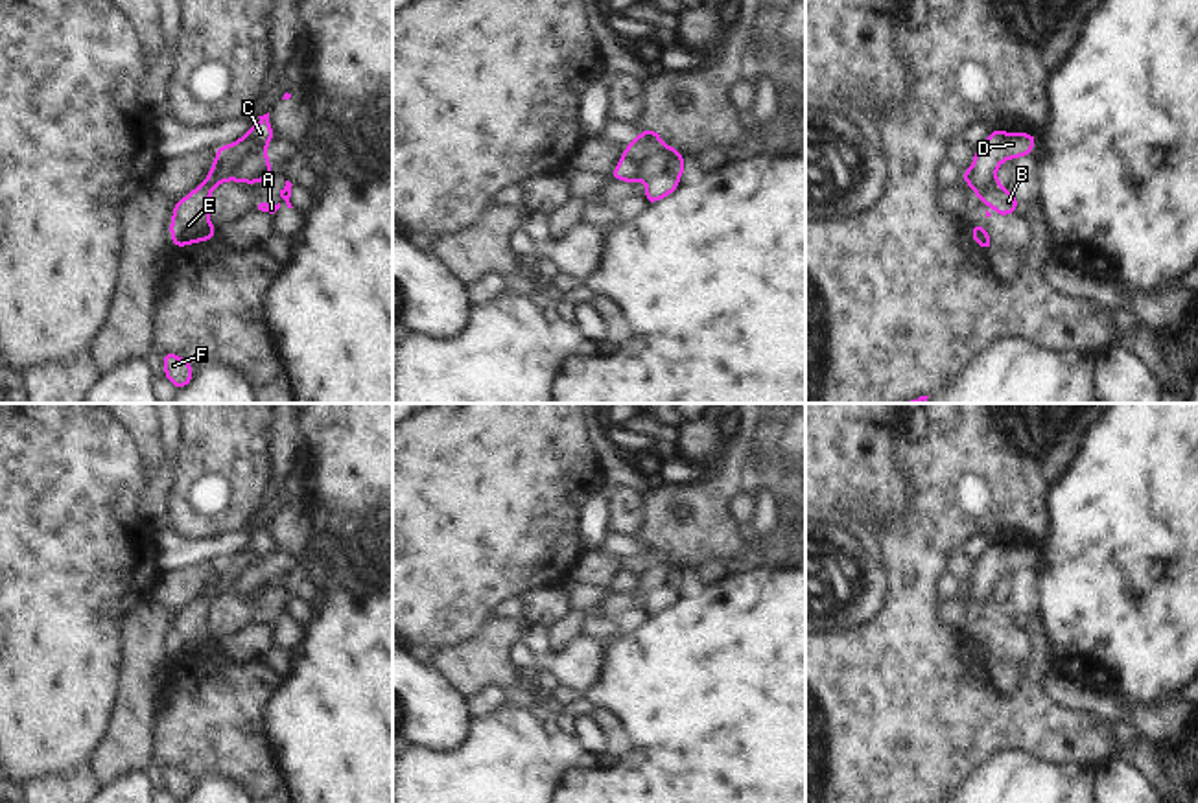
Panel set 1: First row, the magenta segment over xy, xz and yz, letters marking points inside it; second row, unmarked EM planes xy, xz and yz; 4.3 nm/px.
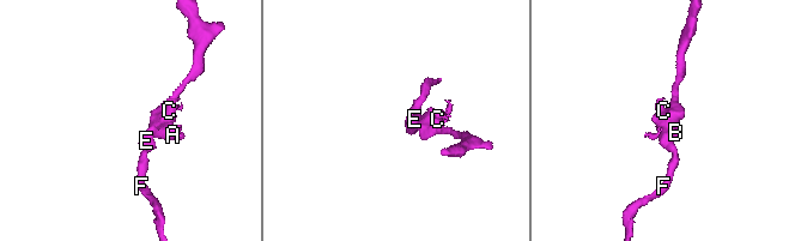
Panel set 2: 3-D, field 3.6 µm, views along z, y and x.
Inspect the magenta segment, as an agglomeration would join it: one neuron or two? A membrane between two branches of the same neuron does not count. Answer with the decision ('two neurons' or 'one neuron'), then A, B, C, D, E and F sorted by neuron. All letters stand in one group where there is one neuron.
one neuron | A B C D E F

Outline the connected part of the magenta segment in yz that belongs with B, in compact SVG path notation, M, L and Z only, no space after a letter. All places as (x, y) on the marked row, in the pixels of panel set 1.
M992 129L984 144L975 147L973 162L962 171L960 180L969 184L986 208L993 206L995 215L1006 217L1017 212L1019 201L999 182L997 169L1004 160L1030 157L1038 142L1032 133Z

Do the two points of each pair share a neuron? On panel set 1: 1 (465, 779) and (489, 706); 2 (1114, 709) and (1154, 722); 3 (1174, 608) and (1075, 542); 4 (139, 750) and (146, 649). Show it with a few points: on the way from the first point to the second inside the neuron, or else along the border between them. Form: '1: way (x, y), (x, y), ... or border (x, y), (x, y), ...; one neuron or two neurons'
1: border (505, 700), (494, 711), (476, 721); two neurons
2: way (1123, 711), (1145, 717); one neuron
3: way (1147, 614), (1138, 614), (1093, 570); one neuron
4: way (139, 724), (139, 674); one neuron

